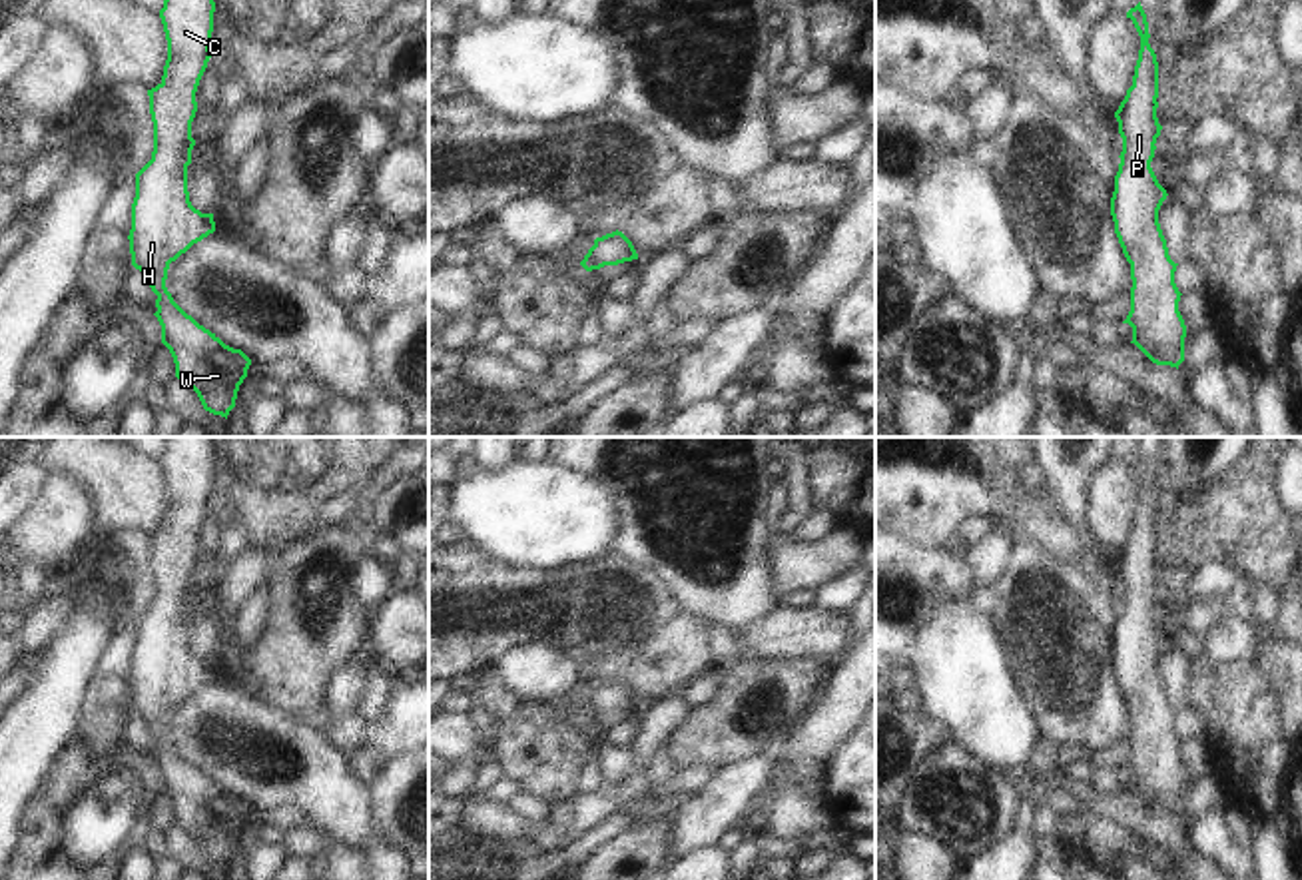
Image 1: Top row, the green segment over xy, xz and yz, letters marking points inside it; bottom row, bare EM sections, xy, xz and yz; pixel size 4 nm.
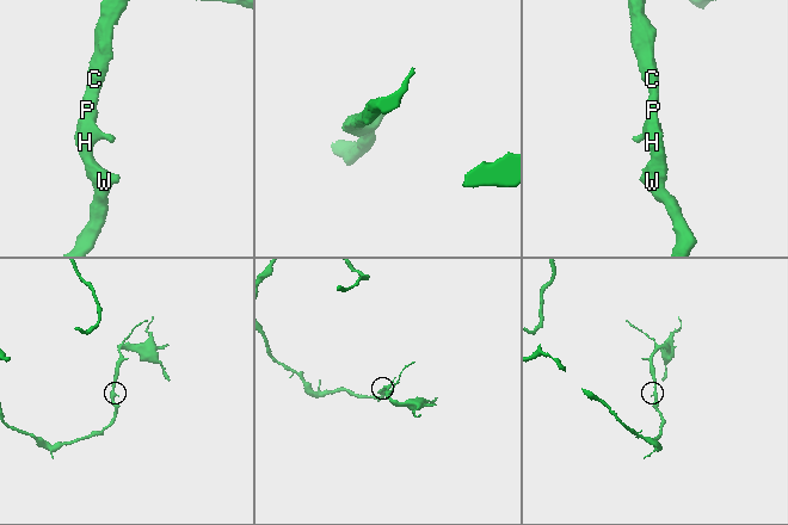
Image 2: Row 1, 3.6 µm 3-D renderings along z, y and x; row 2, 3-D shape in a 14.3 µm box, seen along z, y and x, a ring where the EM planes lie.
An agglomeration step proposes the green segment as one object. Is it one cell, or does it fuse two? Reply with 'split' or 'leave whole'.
leave whole

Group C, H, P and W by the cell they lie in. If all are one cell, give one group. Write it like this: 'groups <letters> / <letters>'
groups C H P W

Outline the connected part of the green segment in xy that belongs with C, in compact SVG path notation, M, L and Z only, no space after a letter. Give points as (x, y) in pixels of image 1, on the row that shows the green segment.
M163 0L160 10L167 60L162 82L148 90L154 152L136 174L128 239L132 265L158 295L154 315L175 377L197 393L205 411L227 419L251 359L187 315L165 287L169 263L215 231L213 214L195 210L187 192L195 92L211 58L213 12L213 0Z

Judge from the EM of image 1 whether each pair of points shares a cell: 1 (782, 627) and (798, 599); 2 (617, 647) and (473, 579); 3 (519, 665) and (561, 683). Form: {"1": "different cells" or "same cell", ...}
{"1": "different cells", "2": "same cell", "3": "same cell"}

